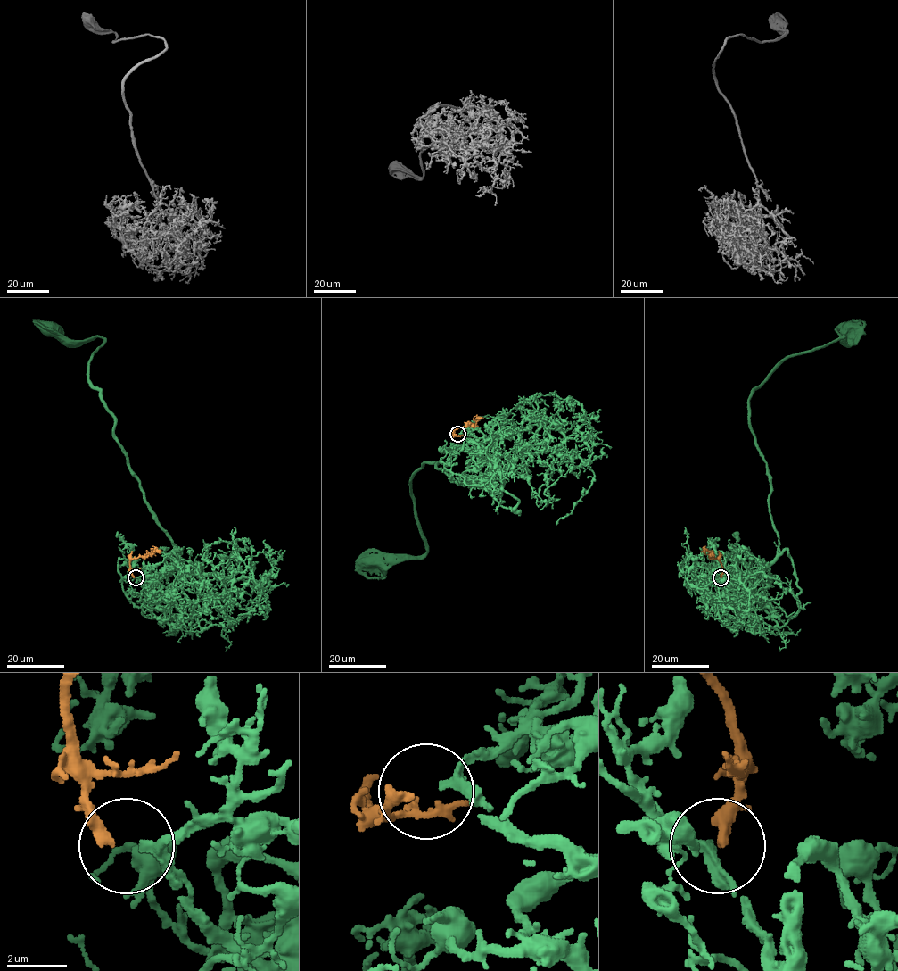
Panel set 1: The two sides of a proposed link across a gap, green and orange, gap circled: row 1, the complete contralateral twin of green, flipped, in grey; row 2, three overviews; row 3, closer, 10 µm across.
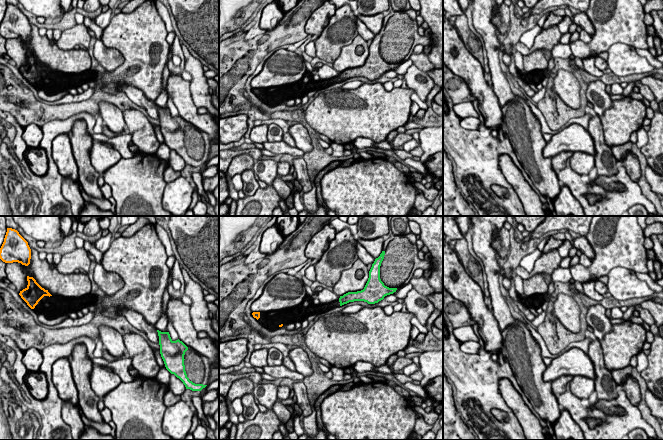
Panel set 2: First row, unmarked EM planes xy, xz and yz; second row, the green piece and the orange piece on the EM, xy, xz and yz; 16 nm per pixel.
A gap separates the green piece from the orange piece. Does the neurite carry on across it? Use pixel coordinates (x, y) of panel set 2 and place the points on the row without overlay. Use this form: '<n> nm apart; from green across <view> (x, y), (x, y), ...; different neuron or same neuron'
1000 nm apart; from green across xz (340, 81), (282, 100); same neuron

